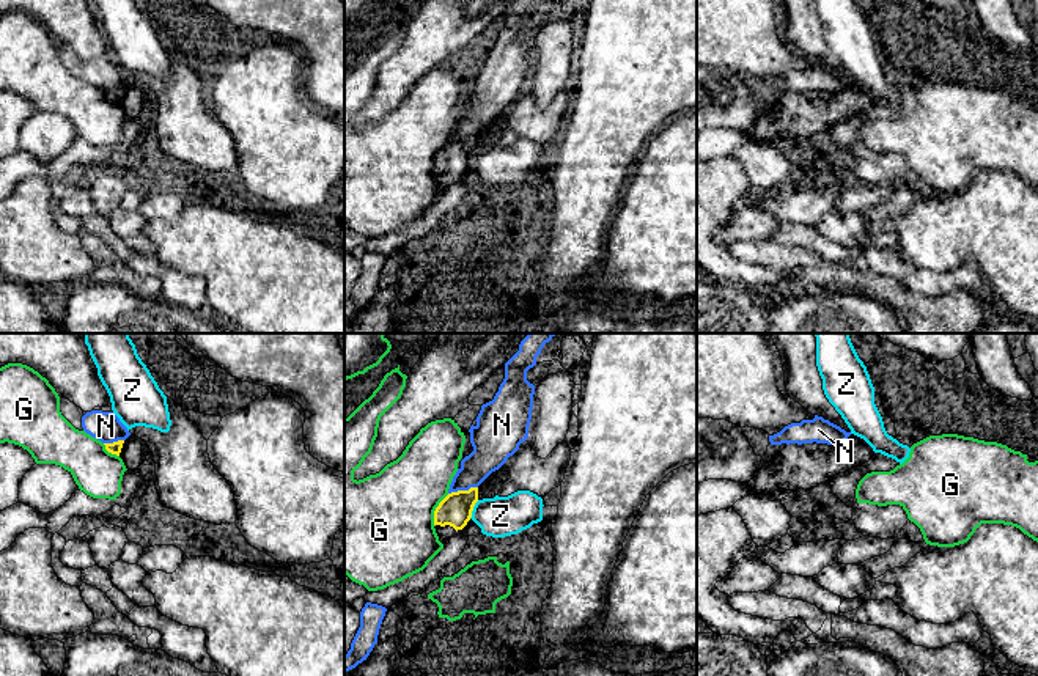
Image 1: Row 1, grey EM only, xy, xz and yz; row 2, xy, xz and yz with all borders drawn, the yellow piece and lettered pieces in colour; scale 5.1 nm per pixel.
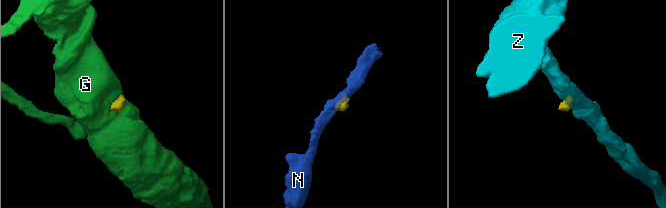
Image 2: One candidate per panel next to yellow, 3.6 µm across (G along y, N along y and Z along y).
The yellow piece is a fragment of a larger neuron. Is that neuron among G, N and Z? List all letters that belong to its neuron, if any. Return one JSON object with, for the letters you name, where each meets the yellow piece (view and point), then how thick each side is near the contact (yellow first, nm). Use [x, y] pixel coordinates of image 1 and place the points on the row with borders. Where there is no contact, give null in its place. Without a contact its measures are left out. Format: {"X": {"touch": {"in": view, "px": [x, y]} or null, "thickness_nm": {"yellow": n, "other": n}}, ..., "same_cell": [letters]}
{"same_cell": []}

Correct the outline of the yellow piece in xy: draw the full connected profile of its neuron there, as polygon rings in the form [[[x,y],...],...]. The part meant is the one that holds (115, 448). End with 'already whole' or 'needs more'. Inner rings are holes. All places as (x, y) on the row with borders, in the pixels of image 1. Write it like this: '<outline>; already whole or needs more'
[[[132,434],[126,440],[104,445],[109,453],[123,459],[127,470],[138,470],[146,456],[151,453],[148,443]]]; needs more

